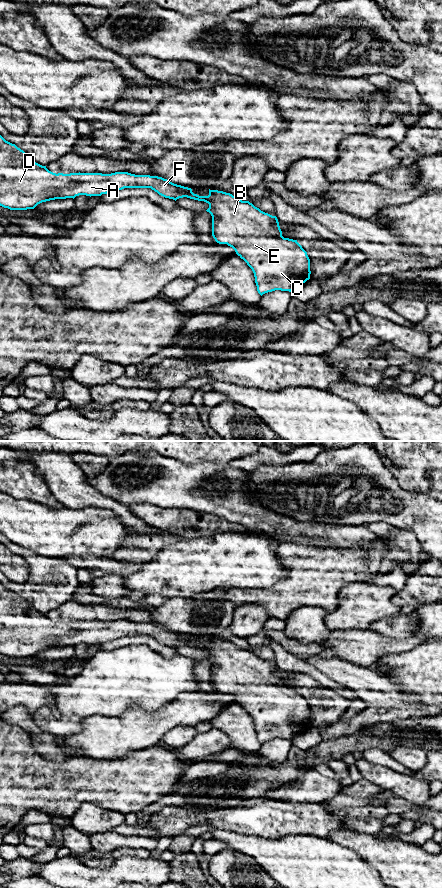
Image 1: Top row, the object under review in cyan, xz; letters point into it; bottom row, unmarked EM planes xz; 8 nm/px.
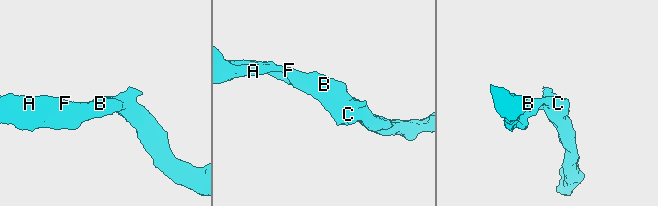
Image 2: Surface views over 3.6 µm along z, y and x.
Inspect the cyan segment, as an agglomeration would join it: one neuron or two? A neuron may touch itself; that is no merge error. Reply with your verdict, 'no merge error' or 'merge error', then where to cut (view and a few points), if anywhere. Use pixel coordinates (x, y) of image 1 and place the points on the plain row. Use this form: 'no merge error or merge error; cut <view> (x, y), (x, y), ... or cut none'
no merge error; cut none

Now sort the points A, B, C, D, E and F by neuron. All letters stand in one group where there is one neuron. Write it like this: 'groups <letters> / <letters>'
groups A B C D E F

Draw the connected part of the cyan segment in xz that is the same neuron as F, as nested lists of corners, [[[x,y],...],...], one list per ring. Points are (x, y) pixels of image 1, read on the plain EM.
[[[0,583],[0,654],[10,658],[34,657],[38,652],[55,647],[75,646],[79,643],[101,644],[124,636],[151,636],[159,643],[177,648],[187,645],[209,652],[206,658],[212,664],[212,684],[219,692],[227,692],[252,717],[258,741],[275,738],[291,740],[310,727],[310,707],[297,688],[284,686],[276,664],[261,659],[249,649],[242,649],[230,641],[210,638],[208,644],[199,644],[191,636],[174,632],[167,627],[128,620],[53,621],[27,603],[15,592]]]

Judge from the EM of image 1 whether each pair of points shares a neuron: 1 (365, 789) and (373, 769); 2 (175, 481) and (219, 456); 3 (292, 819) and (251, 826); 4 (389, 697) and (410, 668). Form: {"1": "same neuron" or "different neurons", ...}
{"1": "different neurons", "2": "different neurons", "3": "same neuron", "4": "different neurons"}

